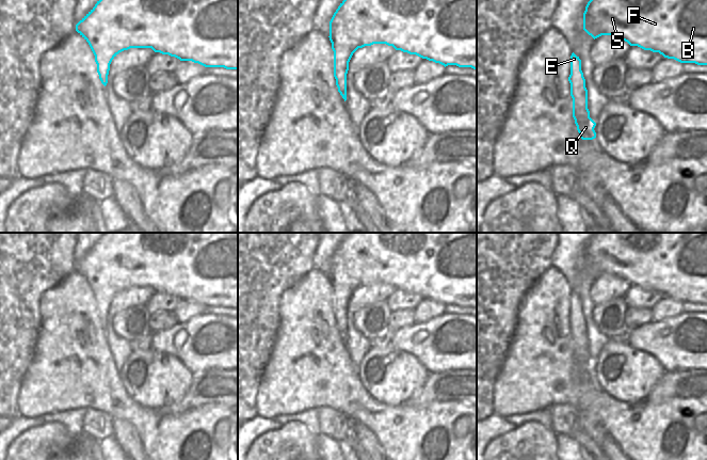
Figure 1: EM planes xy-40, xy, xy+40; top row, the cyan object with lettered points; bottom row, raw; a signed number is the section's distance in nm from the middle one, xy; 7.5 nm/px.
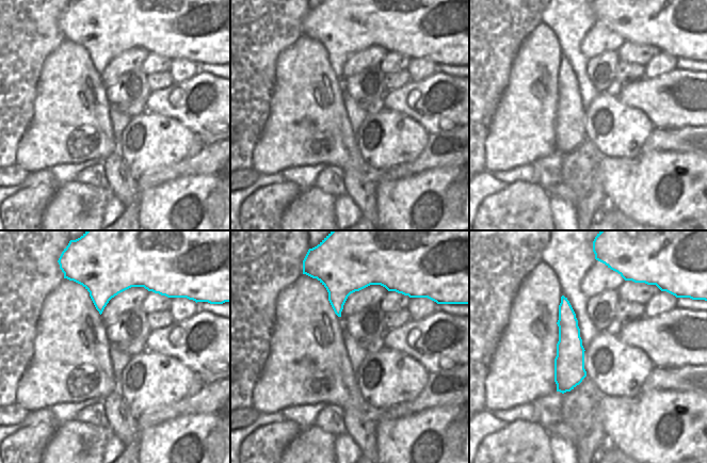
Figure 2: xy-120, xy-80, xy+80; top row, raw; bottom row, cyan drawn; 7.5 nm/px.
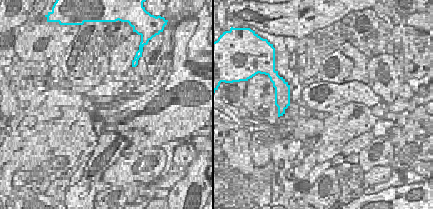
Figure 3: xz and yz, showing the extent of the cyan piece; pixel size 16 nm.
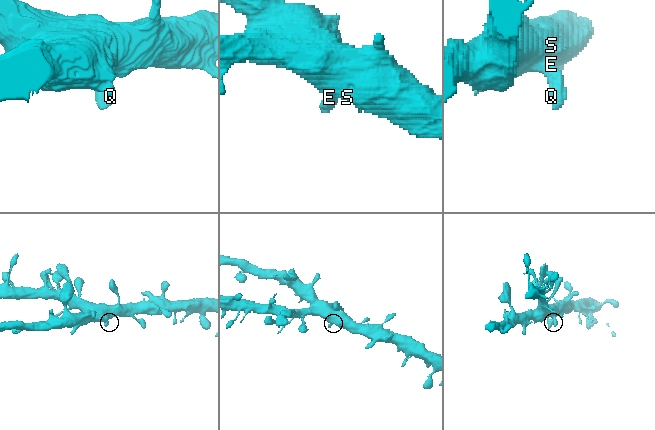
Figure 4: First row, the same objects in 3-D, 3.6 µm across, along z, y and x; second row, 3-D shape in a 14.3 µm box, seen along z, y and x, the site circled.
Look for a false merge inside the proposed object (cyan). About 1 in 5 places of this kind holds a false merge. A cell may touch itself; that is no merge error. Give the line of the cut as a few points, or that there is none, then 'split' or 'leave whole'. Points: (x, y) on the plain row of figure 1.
no cut; leave whole

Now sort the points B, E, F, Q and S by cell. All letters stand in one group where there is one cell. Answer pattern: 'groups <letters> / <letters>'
groups B E F Q S

